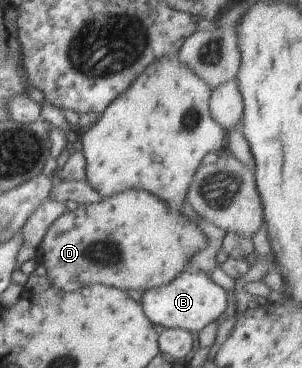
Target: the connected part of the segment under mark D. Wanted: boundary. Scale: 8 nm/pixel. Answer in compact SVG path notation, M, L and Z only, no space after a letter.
M124 190L120 193L116 193L111 197L106 197L100 202L81 204L75 211L66 210L65 213L57 218L46 231L44 238L41 240L41 245L39 246L38 258L40 259L40 264L44 265L47 270L47 278L52 282L53 287L58 291L75 291L79 289L80 286L93 285L93 284L103 284L104 286L109 286L110 288L122 288L122 290L152 290L152 288L160 288L160 286L166 286L170 284L177 276L180 276L182 272L186 270L186 264L190 260L190 256L198 250L198 248L204 248L208 246L208 238L206 234L200 230L196 222L190 220L188 214L184 213L184 210L170 210L162 200L156 200L156 196L148 194L148 192L140 192L140 190Z

